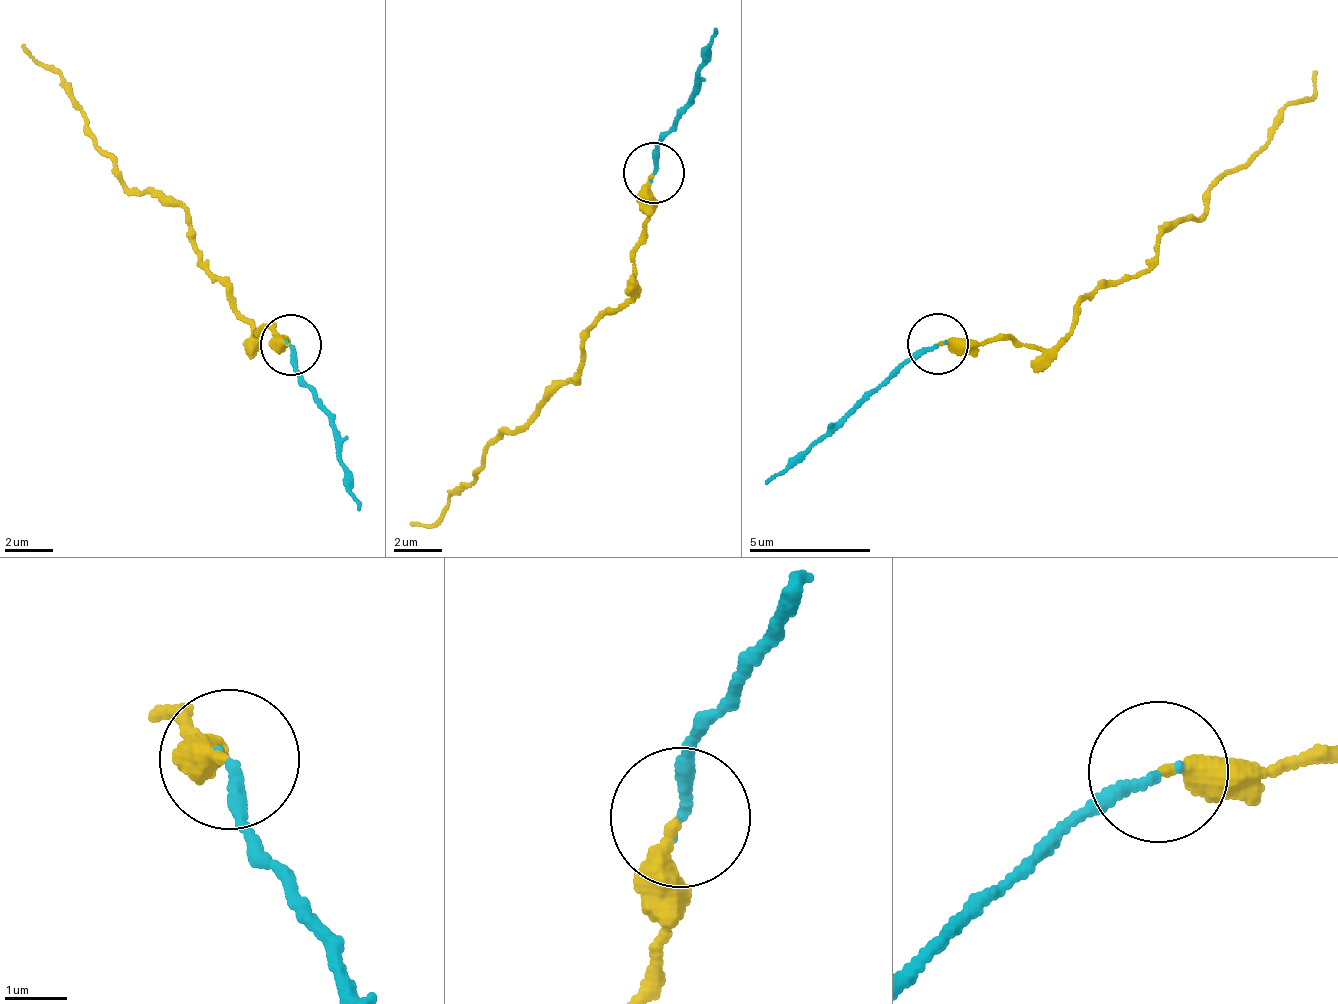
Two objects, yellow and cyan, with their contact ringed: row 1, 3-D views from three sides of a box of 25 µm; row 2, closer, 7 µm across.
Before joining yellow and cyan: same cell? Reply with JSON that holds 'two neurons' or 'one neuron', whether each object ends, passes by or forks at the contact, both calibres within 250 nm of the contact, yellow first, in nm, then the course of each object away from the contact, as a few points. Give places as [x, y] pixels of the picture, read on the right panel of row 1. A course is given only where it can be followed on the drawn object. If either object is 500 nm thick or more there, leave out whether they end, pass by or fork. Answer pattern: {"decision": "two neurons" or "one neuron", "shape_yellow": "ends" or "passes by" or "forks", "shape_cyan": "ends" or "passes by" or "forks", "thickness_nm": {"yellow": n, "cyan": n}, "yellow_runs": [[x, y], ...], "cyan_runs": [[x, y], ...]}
{"decision": "two neurons", "shape_yellow": "ends", "shape_cyan": "ends", "thickness_nm": {"yellow": 280, "cyan": 180}, "yellow_runs": [[939, 345], [1057, 347], [1083, 298], [1129, 281], [1168, 227], [1201, 218], [1216, 182], [1244, 167], [1315, 73]], "cyan_runs": [[939, 345], [897, 364], [764, 485]]}

